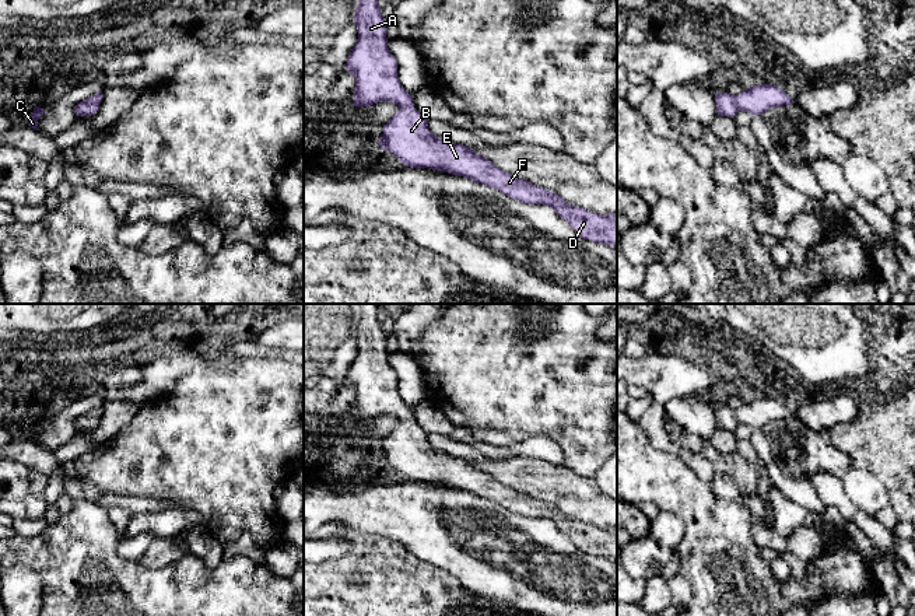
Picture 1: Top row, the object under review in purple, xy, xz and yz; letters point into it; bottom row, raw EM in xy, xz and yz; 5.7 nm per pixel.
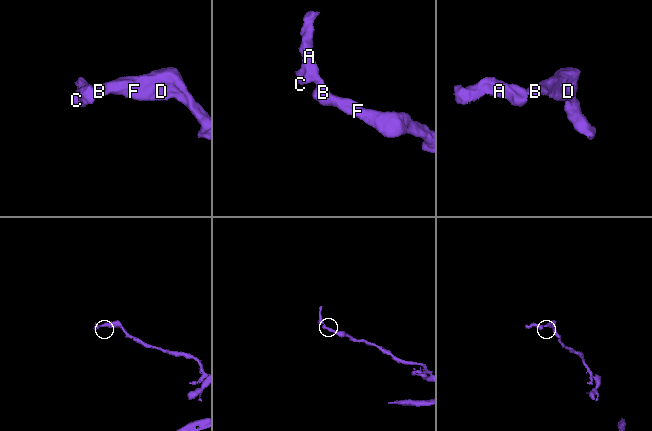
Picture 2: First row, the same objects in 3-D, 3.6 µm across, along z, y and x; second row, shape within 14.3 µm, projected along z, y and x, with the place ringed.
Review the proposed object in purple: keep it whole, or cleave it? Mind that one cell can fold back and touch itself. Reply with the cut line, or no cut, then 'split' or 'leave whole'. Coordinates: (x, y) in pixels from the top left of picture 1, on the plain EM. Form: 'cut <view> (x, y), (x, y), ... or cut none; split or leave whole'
cut none; leave whole

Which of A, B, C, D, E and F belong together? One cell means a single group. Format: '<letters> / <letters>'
A B C D E F

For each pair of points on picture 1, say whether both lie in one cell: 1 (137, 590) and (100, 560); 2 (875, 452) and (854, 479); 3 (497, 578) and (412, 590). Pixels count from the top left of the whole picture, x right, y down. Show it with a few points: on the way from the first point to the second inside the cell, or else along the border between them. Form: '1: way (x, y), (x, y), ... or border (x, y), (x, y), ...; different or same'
1: way (128, 588), (109, 570); same
2: border (851, 464), (870, 471), (887, 490); different
3: border (433, 564), (447, 570), (467, 590), (488, 601); different

